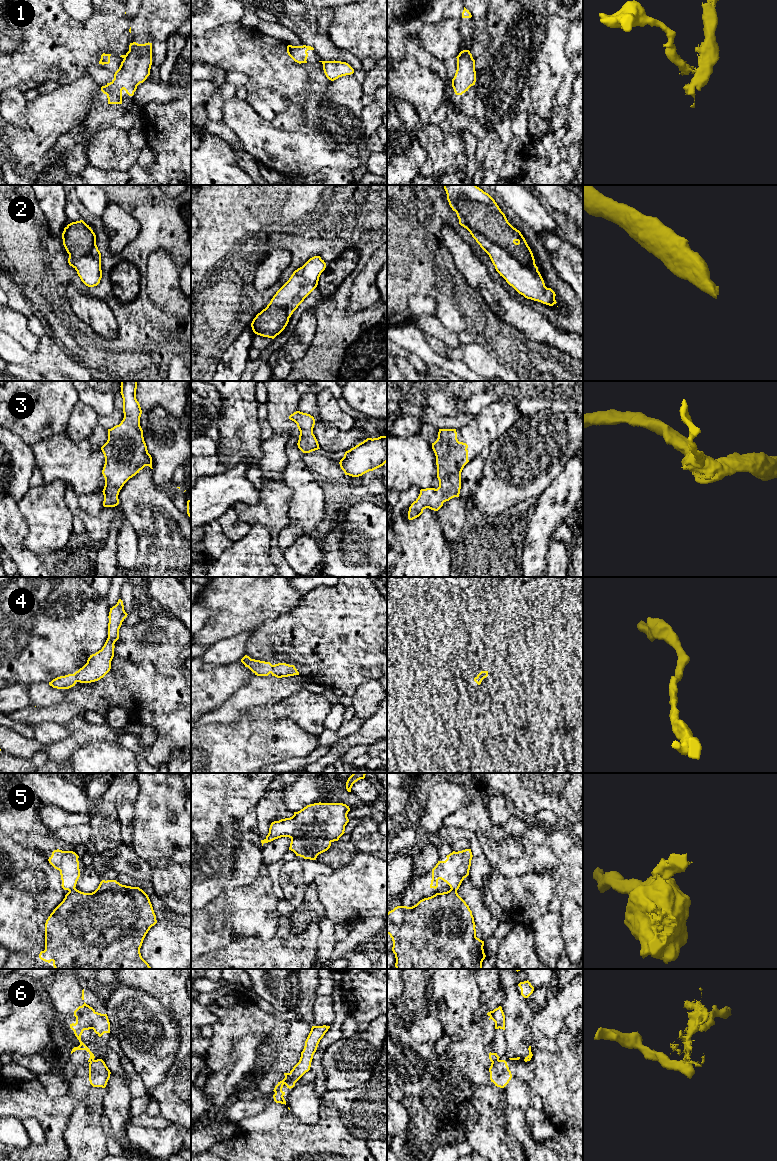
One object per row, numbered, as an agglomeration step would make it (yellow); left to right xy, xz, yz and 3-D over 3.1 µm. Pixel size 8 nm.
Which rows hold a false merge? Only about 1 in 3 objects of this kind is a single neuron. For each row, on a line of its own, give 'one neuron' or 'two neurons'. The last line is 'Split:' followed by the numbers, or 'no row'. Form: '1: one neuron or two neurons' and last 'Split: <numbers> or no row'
1: two neurons
2: one neuron
3: one neuron
4: one neuron
5: two neurons
6: two neurons
Split: 1, 5, 6

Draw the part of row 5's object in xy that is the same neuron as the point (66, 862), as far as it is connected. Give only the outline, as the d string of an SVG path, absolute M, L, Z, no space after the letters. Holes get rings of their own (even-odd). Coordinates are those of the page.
M54 850L49 857L49 863L60 871L62 888L72 890L80 877L79 856L73 851Z

